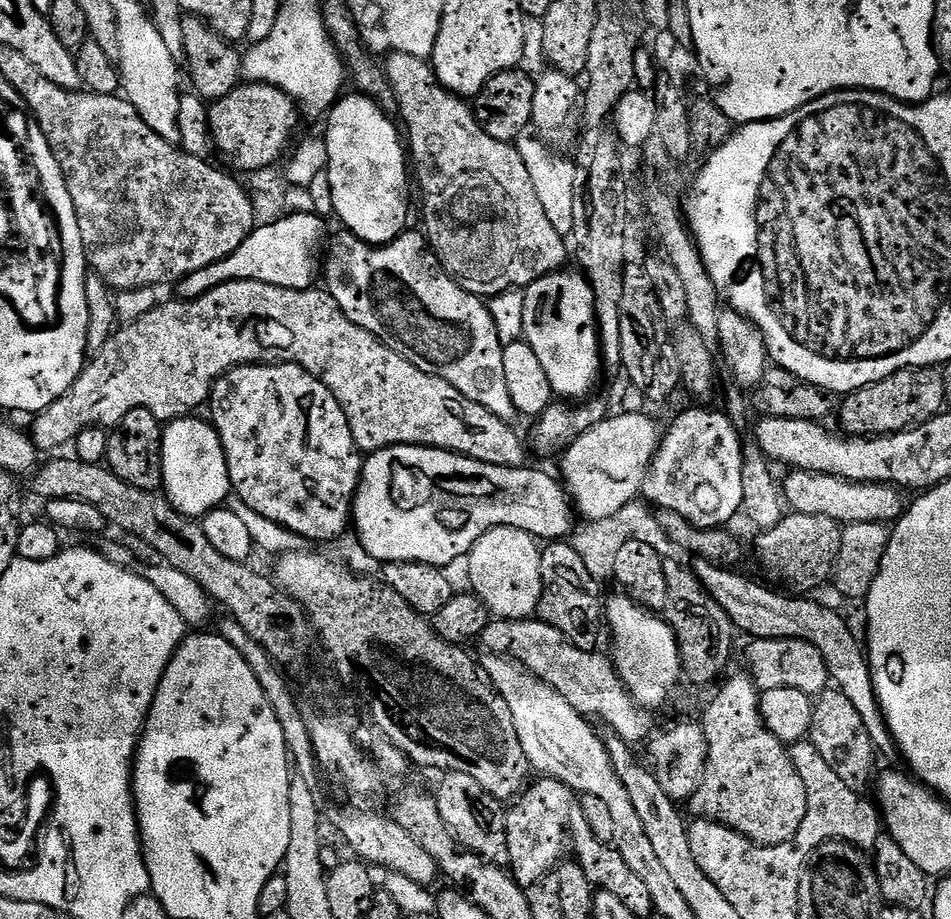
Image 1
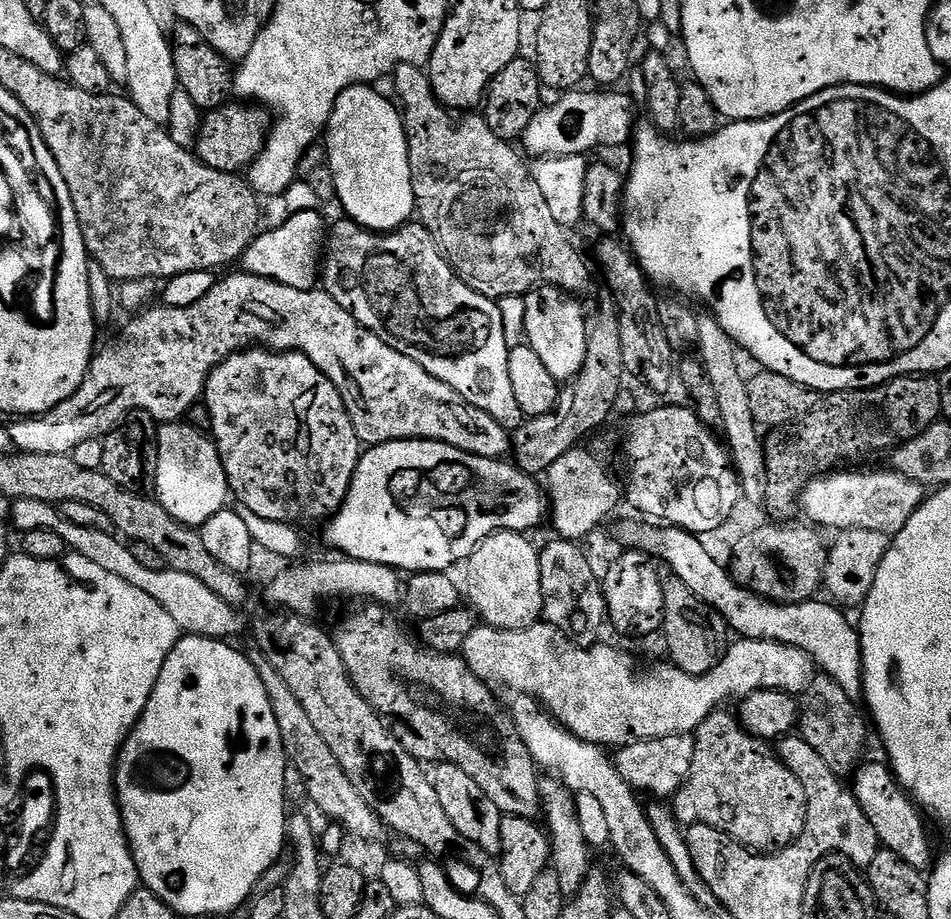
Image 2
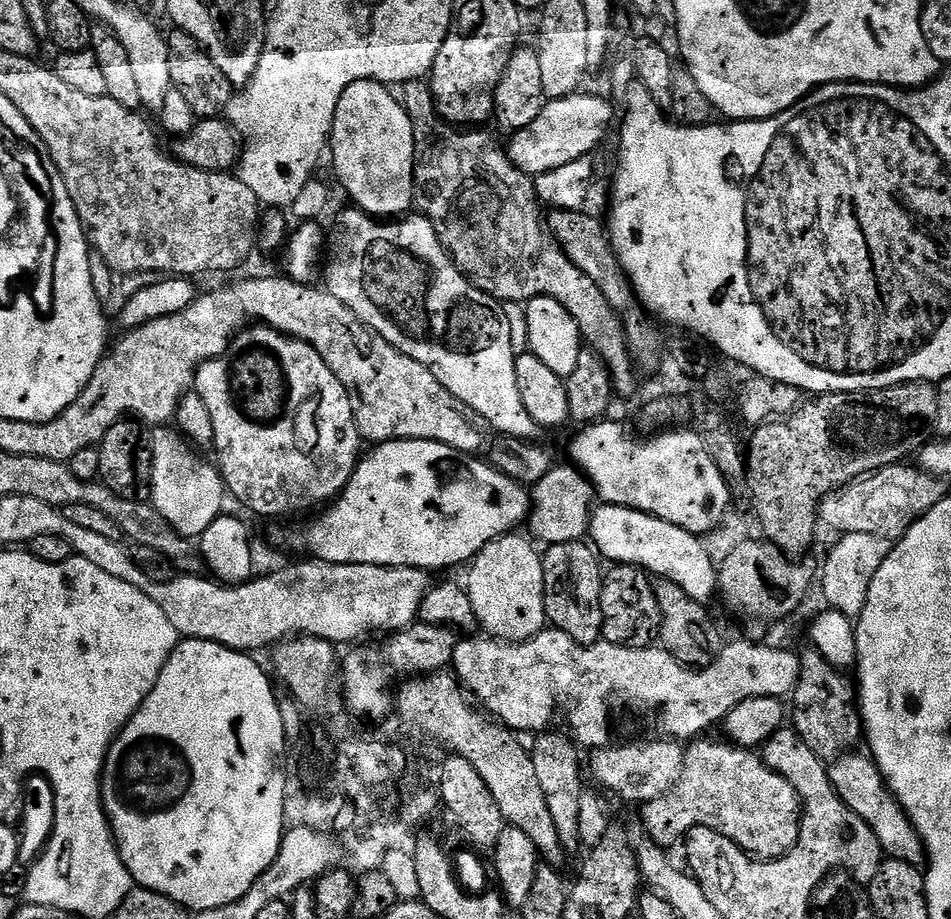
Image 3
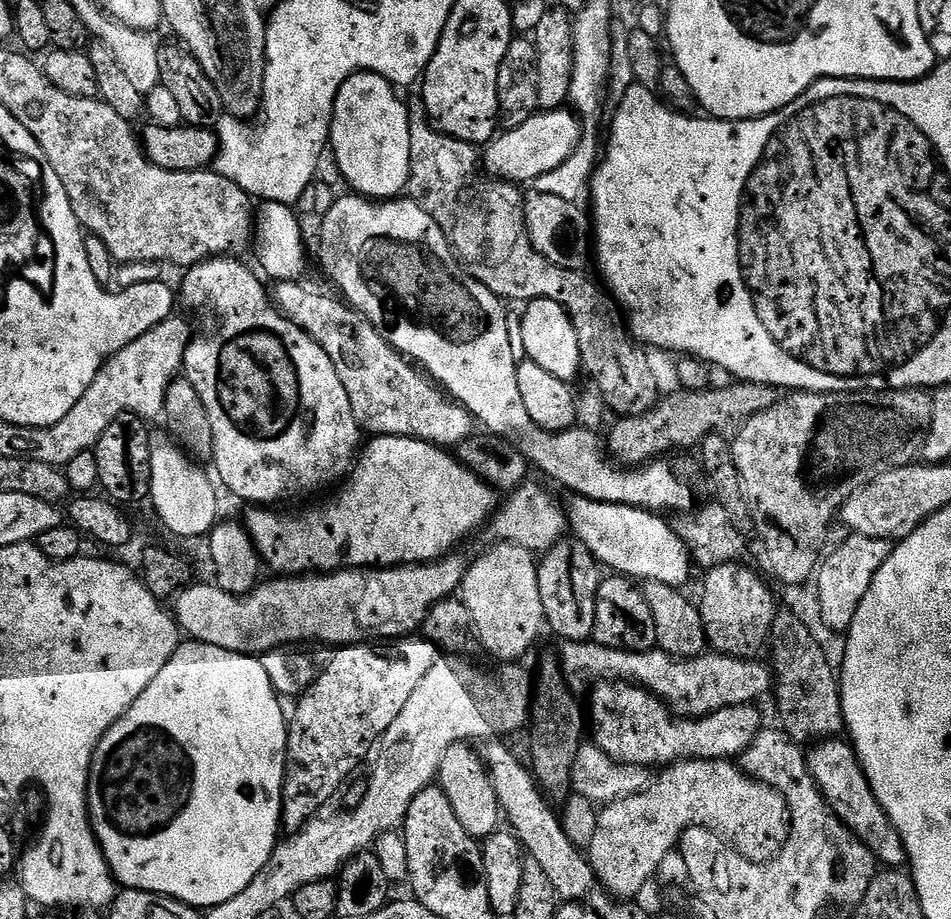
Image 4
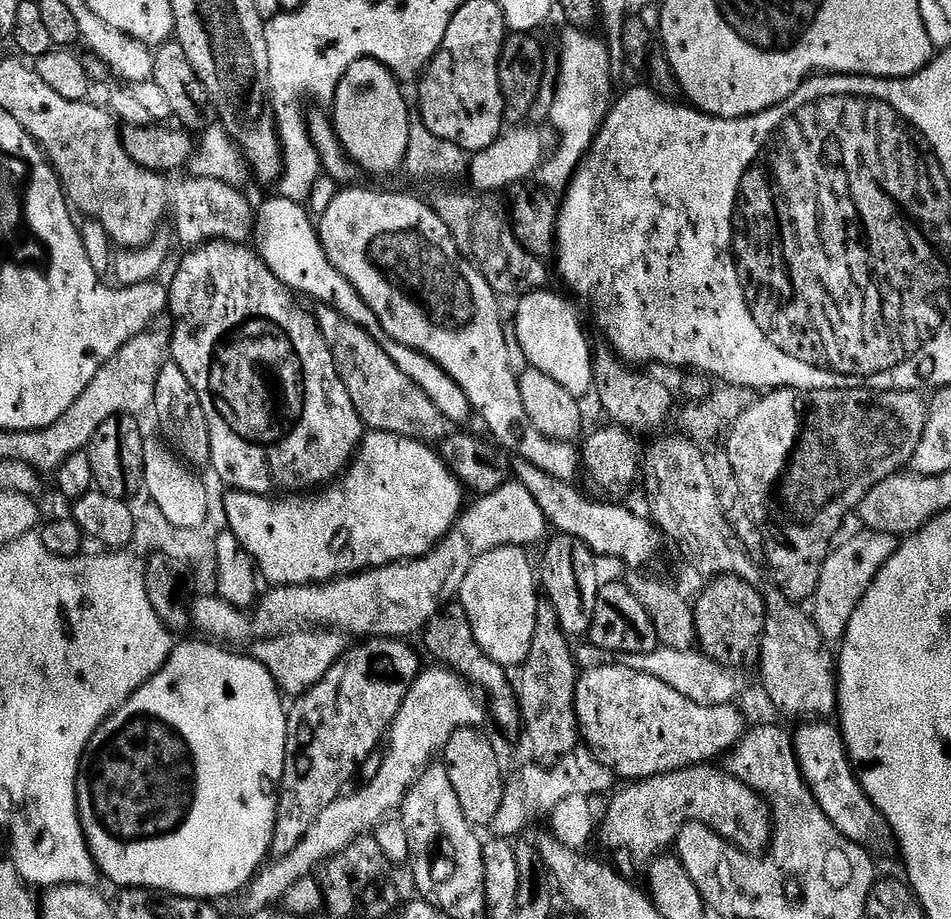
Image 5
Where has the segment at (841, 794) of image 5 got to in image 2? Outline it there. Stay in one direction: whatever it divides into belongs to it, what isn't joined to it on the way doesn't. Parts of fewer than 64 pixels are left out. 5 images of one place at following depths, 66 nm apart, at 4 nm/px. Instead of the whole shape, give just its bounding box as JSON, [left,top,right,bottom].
[850,763,934,873]

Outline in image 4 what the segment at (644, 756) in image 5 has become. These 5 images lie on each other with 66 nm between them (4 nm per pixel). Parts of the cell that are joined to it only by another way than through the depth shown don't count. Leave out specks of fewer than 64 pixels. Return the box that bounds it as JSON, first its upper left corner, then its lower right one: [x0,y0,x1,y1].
[590,678,762,766]

